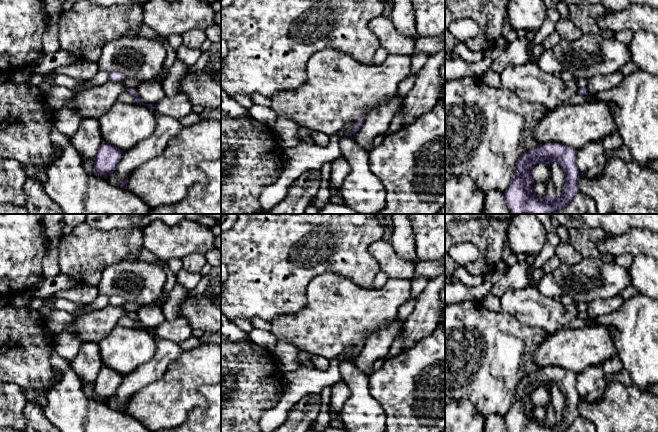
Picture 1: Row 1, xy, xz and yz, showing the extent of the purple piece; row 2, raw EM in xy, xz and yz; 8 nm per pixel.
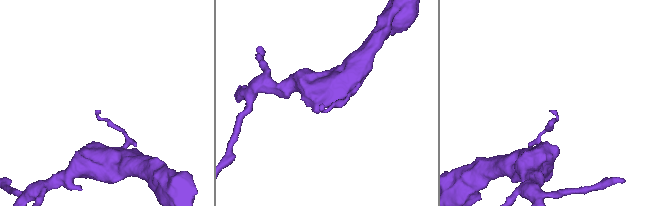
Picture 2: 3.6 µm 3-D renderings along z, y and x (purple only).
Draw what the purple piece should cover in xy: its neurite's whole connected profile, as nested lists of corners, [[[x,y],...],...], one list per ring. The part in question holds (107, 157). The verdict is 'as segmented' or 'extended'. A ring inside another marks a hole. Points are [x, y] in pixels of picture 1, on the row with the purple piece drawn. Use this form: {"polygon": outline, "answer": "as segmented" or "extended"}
{"polygon": [[[103,141],[94,157],[94,168],[107,179],[115,171],[122,154],[123,150]]], "answer": "as segmented"}

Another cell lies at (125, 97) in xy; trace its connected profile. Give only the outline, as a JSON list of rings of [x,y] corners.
[[[127,91],[118,96],[118,101],[127,104],[133,104],[136,102],[135,98]]]

